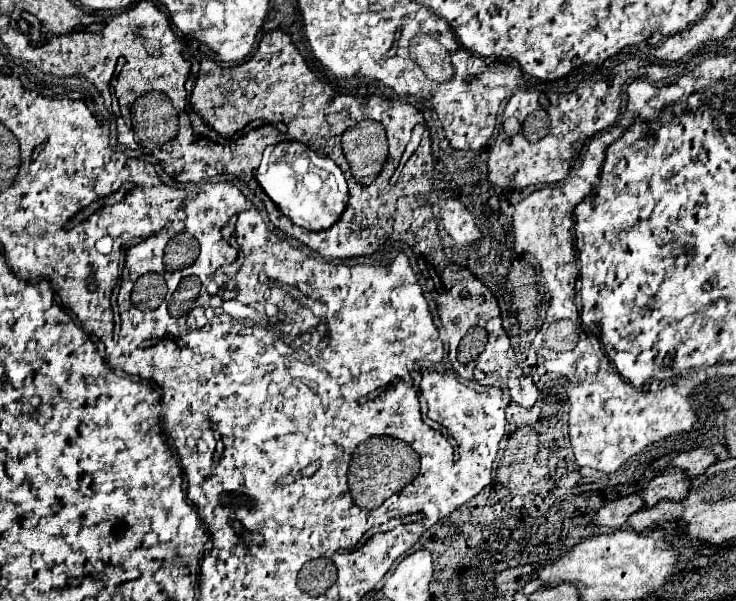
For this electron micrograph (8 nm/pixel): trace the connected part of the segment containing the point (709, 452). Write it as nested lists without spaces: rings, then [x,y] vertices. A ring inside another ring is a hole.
[[[696,448],[696,450],[676,456],[672,464],[682,468],[688,476],[698,476],[698,474],[704,474],[706,468],[712,466],[716,460],[718,460],[718,456],[714,454],[712,448]]]

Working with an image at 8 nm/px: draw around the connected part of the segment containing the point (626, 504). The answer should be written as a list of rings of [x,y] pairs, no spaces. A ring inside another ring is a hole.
[[[630,494],[630,496],[626,496],[626,498],[620,498],[620,500],[616,500],[616,502],[606,504],[606,506],[596,514],[594,526],[610,526],[610,528],[622,526],[622,524],[628,520],[628,514],[638,512],[638,510],[642,510],[642,508],[644,508],[642,496],[640,496],[640,494]]]

